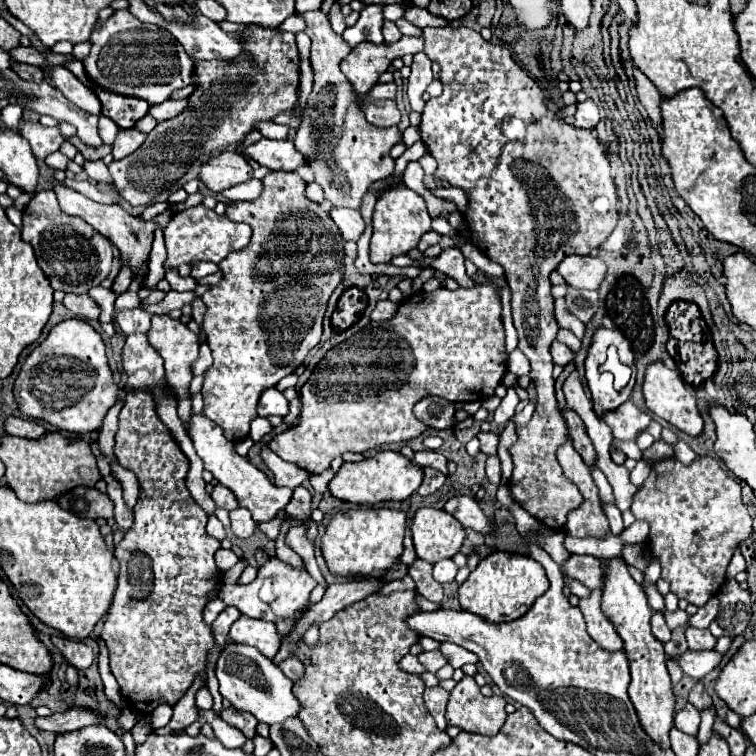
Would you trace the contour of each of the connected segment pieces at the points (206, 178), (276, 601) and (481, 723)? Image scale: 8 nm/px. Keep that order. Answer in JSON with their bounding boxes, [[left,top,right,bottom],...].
[[201,151,253,191],[219,557,315,623],[447,675,505,735]]

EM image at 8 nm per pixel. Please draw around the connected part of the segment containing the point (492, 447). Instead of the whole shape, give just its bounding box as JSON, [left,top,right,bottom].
[477,431,499,455]

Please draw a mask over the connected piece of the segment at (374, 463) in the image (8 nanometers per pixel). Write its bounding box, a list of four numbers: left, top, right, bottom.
[329,451,423,505]

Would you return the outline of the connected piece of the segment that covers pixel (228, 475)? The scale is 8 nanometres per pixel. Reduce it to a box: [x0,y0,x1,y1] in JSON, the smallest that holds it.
[189,413,291,523]

